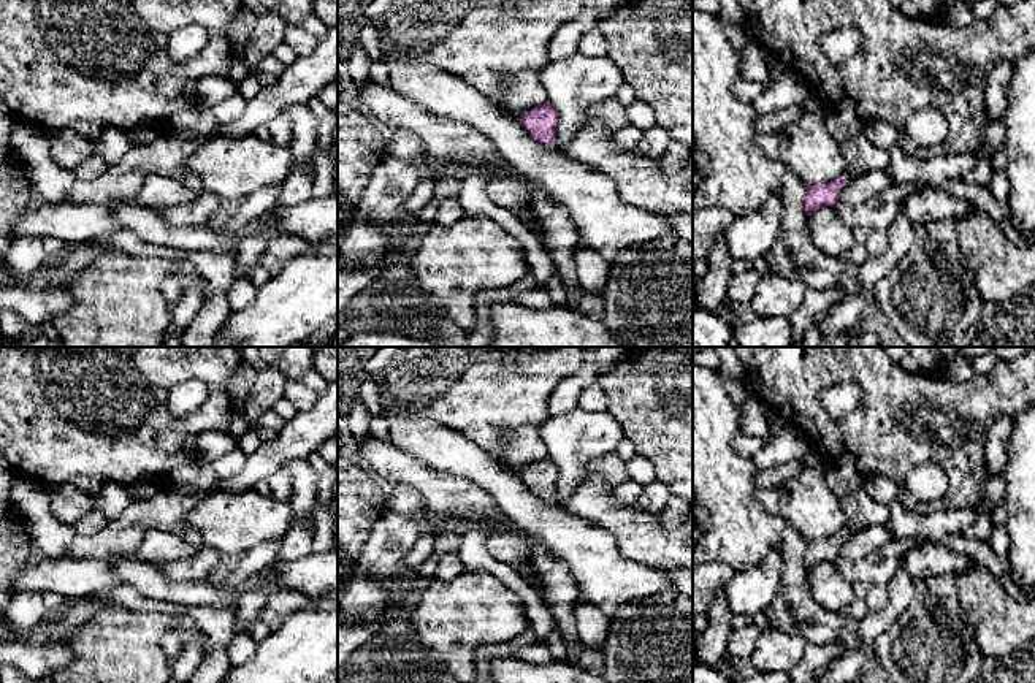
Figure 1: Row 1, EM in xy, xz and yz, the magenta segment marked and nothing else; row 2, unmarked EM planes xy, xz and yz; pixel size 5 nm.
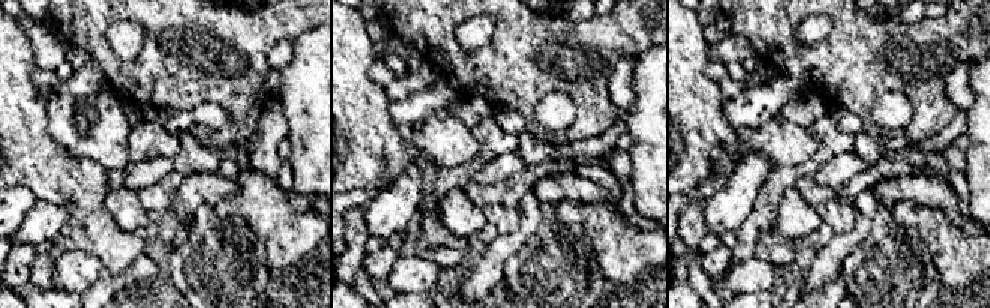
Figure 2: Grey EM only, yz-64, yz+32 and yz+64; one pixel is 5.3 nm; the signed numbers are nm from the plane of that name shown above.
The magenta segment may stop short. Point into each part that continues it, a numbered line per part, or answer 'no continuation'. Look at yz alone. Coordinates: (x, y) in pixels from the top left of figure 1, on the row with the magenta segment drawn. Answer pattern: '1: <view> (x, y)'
1: yz (861, 156)

